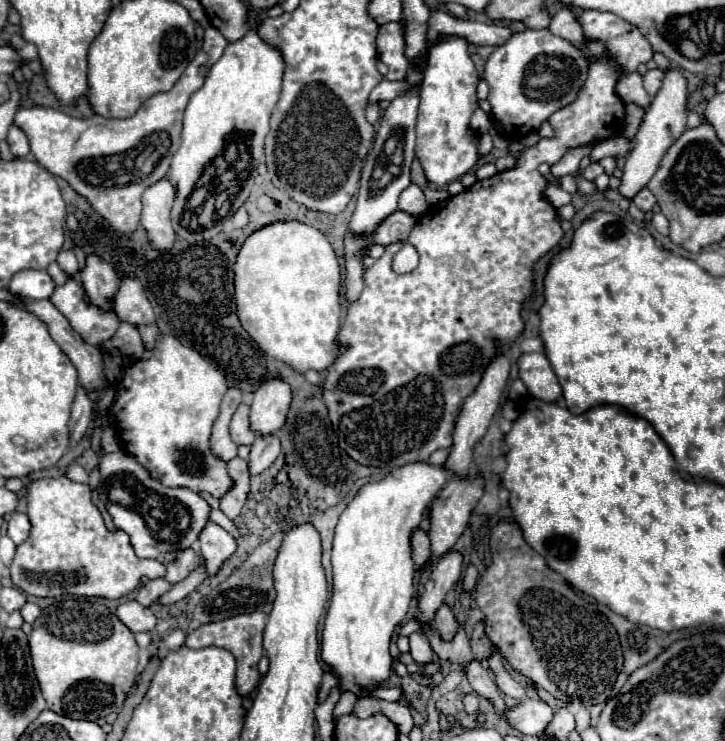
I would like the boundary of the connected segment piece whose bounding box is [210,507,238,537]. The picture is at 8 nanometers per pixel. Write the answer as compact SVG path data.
M210 507L210 519L214 521L214 523L220 523L220 527L224 527L230 535L234 535L234 537L238 537L238 529L236 529L236 525L220 511L220 509L212 509Z

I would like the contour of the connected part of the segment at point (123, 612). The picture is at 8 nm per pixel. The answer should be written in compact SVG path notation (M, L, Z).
M128 599L124 603L118 605L116 611L118 619L132 631L132 633L140 633L140 631L152 631L156 627L156 617L148 607L142 607L138 601Z

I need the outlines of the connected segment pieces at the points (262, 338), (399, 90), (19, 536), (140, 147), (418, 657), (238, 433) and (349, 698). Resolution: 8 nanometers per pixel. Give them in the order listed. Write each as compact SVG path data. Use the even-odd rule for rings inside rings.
M300 221L272 223L244 241L234 271L234 297L240 323L248 331L248 335L258 343L258 347L276 361L286 363L292 371L300 375L304 375L310 369L318 371L320 375L326 375L332 363L346 351L346 345L338 343L340 267L328 239L318 229L304 225Z
M384 79L372 89L372 93L368 95L368 103L380 103L384 99L392 101L396 95L402 95L406 89L408 89L406 81L388 81L388 79Z
M12 513L10 515L10 521L8 521L8 537L16 545L20 545L20 543L24 543L28 539L30 527L32 525L30 525L30 519L28 519L26 513Z
M206 27L204 47L186 67L186 71L176 81L176 85L170 91L148 97L132 117L106 119L106 117L94 115L90 119L76 119L76 117L70 117L70 115L50 109L50 107L20 107L14 115L14 123L16 123L16 127L20 127L26 133L28 143L32 145L30 149L42 167L46 167L52 175L66 179L76 193L84 195L92 203L92 207L96 207L96 211L110 223L112 229L134 231L140 223L140 213L142 213L140 197L142 197L144 189L148 189L152 183L156 183L156 179L162 179L168 173L172 155L180 147L184 107L186 107L192 91L200 89L200 83L204 83L204 75L208 73L208 67L212 67L212 63L216 63L216 59L220 59L226 45L228 45L228 41L220 35L220 31L216 31L216 27Z
M420 631L412 633L408 637L408 641L410 641L410 655L412 655L412 659L416 663L430 663L432 661L432 657L434 657L432 655L432 647L430 647L428 639Z
M240 403L230 421L230 437L238 445L252 445L256 439L256 435L252 435L252 431L248 431L248 411L250 411L250 407L246 403Z
M350 692L342 694L339 703L336 704L336 707L334 709L333 713L334 722L342 715L352 713L357 701L358 697Z

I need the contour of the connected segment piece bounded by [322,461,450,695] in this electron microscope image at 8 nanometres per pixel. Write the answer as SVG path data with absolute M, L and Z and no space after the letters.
M406 463L398 467L398 477L386 475L382 481L362 485L340 515L332 543L334 595L322 633L322 659L338 673L340 691L360 695L362 687L372 689L388 679L392 669L388 645L416 591L410 537L448 475L450 469L444 465Z

